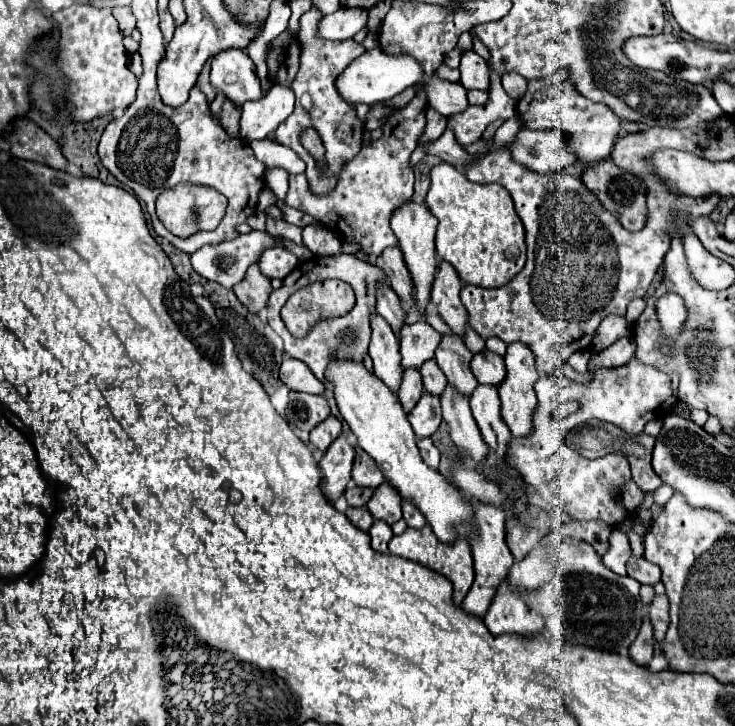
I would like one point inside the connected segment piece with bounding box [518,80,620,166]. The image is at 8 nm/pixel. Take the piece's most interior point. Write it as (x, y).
(591, 129)

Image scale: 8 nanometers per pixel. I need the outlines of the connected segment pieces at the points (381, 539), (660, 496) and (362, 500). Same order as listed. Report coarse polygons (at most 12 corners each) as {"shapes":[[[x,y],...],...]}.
{"shapes":[[[374,522],[370,528],[372,548],[388,552],[392,530],[386,522]],[[666,484],[652,492],[654,504],[666,506],[674,490]],[[350,484],[344,498],[350,506],[366,506],[374,488]]]}

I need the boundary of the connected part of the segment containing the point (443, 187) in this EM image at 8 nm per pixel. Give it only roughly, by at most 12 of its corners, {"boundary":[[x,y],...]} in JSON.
{"boundary":[[442,162],[426,206],[464,284],[502,288],[526,262],[506,188]]}

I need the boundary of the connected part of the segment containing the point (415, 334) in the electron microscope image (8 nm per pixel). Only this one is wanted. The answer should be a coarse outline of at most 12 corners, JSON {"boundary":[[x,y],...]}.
{"boundary":[[428,322],[400,332],[404,368],[420,368],[442,342]]}

